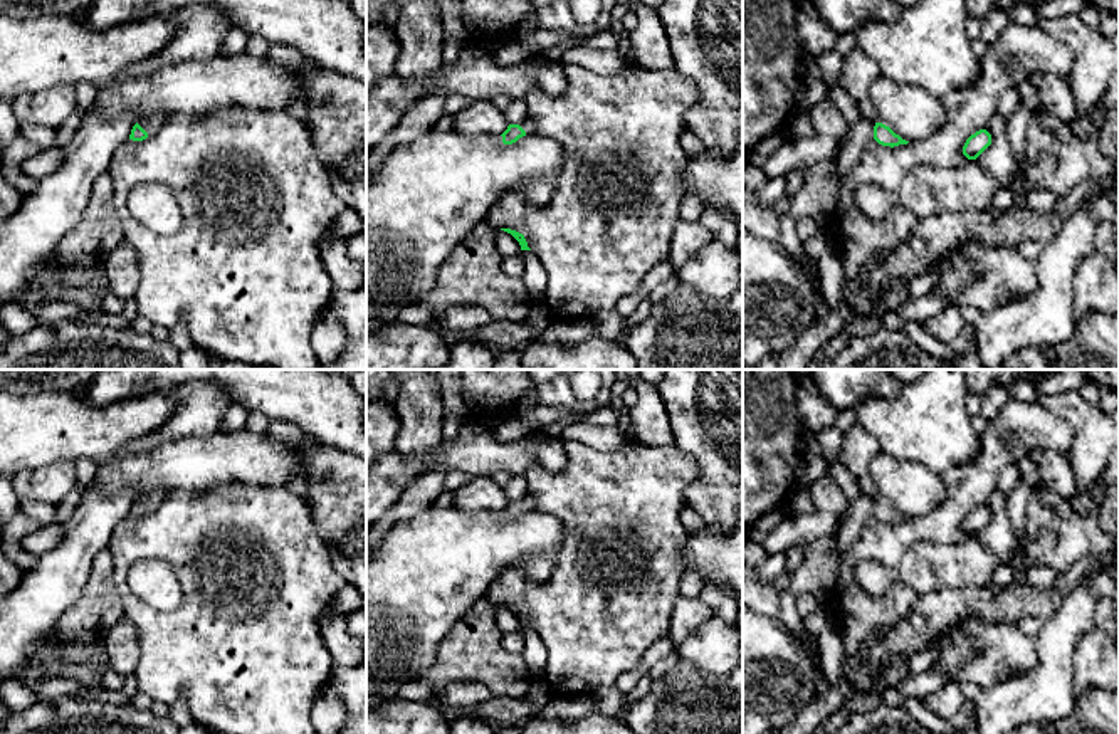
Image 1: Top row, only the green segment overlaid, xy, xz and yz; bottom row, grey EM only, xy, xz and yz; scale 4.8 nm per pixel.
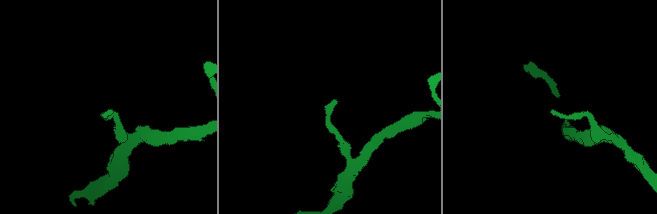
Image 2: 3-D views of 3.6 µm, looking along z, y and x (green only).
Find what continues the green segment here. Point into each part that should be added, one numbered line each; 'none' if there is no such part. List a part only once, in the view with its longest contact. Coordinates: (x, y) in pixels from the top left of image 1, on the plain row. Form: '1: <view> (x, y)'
1: xy (152, 501)

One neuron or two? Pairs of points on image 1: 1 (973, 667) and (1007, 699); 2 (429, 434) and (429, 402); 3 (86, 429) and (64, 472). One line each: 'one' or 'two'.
1: two
2: one
3: two

